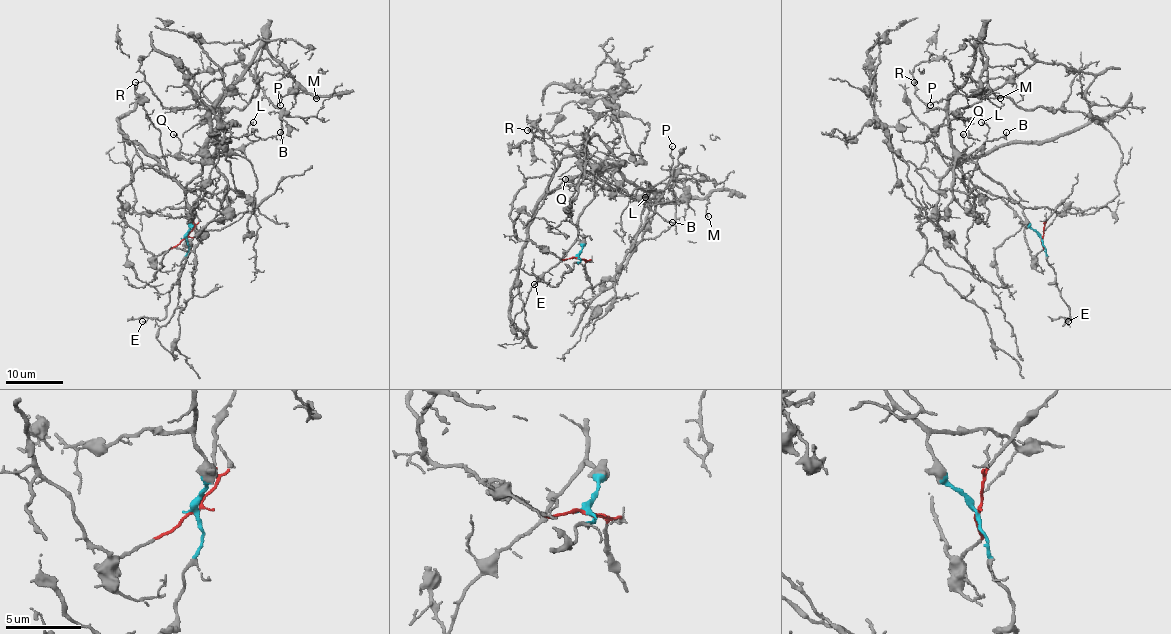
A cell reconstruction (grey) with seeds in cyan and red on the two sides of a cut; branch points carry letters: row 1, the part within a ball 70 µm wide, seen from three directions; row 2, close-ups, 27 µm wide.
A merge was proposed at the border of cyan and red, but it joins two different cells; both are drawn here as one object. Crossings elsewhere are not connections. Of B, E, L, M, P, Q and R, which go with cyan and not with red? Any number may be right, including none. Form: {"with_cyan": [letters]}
{"with_cyan": ["B", "E", "L", "M", "P", "Q", "R"]}

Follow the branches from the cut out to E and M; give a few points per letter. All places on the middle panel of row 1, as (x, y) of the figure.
E: (577, 258), (580, 261), (563, 274), (557, 285), (540, 281), (534, 284)
M: (577, 258), (582, 247), (577, 218), (593, 199), (595, 173), (603, 163), (665, 202), (705, 198), (708, 217)

